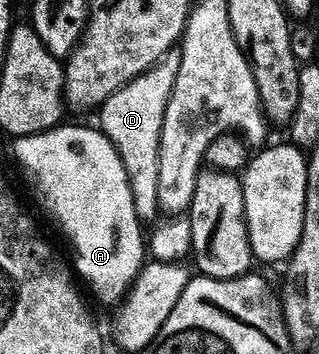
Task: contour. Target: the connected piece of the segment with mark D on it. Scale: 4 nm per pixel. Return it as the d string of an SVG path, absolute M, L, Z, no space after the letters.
M173 51L149 73L143 73L141 77L122 87L98 110L99 128L110 139L122 159L134 195L136 214L144 223L152 220L155 222L158 217L158 159L162 123L166 119L166 107L170 103L179 70L180 54Z

